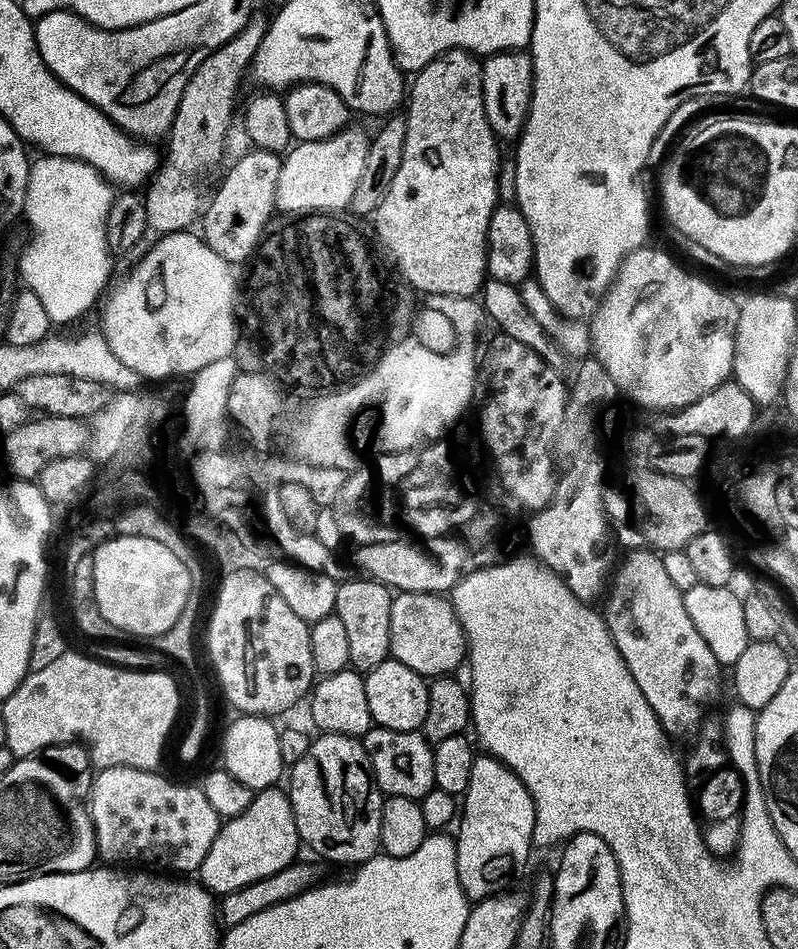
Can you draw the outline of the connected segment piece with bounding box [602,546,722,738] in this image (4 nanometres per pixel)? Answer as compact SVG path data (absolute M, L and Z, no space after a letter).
M645 546L629 551L626 556L628 557L620 565L615 565L606 588L608 597L604 600L604 608L602 607L604 625L608 627L614 646L618 646L618 654L622 654L634 682L638 682L642 698L650 702L658 722L669 737L688 736L692 731L693 735L705 719L704 704L710 703L720 688L722 666L716 661L714 654L710 654L710 646L702 642L702 634L698 634L694 622L690 622L690 614L686 614L684 605L684 593L678 590L678 586L674 586L674 582L670 582L670 577L662 566L661 553Z

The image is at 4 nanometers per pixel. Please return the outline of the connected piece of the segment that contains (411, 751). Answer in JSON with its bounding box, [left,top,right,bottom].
[362,726,436,801]

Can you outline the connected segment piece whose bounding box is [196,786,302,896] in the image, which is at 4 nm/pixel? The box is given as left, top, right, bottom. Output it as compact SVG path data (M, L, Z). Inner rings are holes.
M278 786L259 789L242 814L229 817L221 825L196 874L199 883L213 895L232 893L292 864L301 844L287 793Z

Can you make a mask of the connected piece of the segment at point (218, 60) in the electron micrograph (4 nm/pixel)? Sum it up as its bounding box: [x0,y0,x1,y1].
[142,27,264,241]

